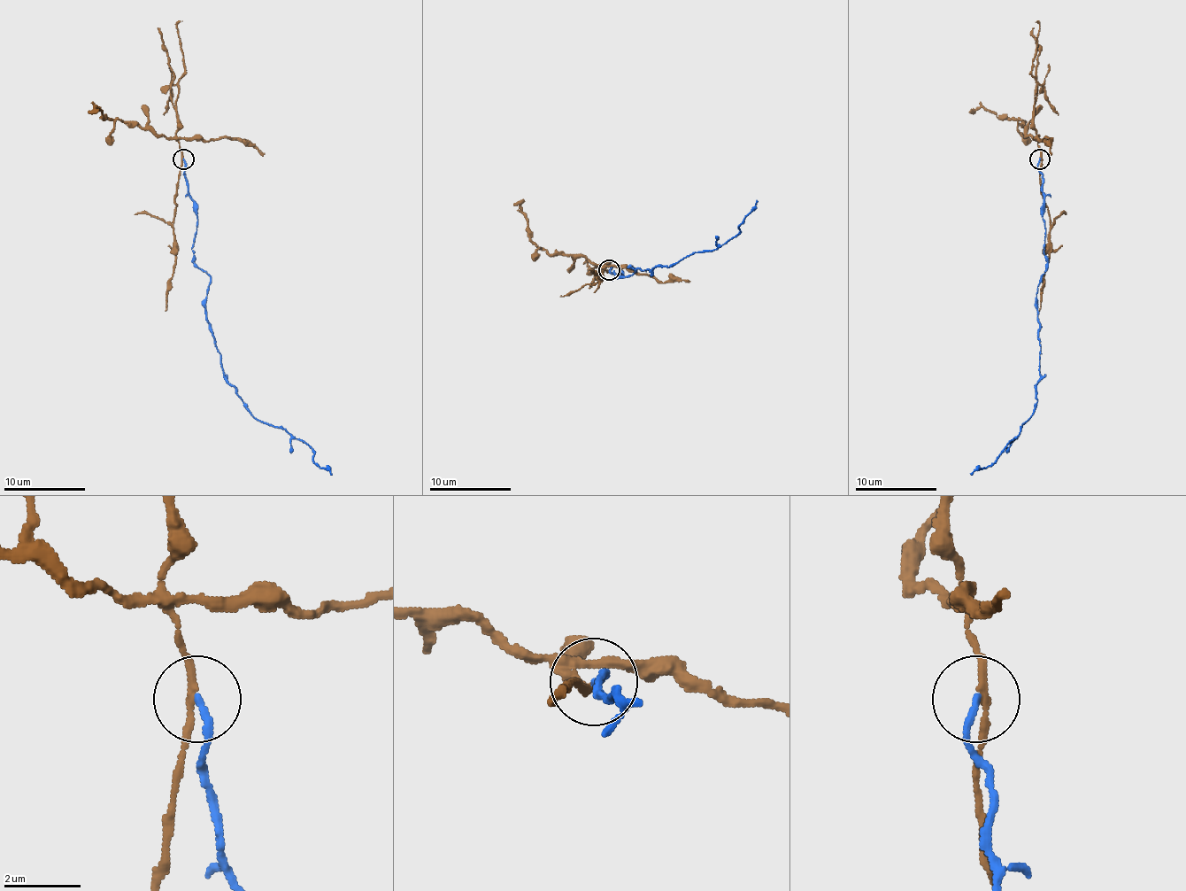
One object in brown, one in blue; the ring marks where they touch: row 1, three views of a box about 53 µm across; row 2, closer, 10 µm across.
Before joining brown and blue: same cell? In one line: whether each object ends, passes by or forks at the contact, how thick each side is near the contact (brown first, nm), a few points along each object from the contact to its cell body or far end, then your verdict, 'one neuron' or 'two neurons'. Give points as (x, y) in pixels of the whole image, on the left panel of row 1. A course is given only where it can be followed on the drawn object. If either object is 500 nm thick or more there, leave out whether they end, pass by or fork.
brown passes by; blue ends; calibres 180 and 180 nm; course brown (182, 158), (173, 224), (174, 263), (165, 310); course blue (182, 158), (197, 216), (191, 249), (209, 277), (205, 321), (226, 380), (250, 413), (283, 427), (330, 474); two neurons

